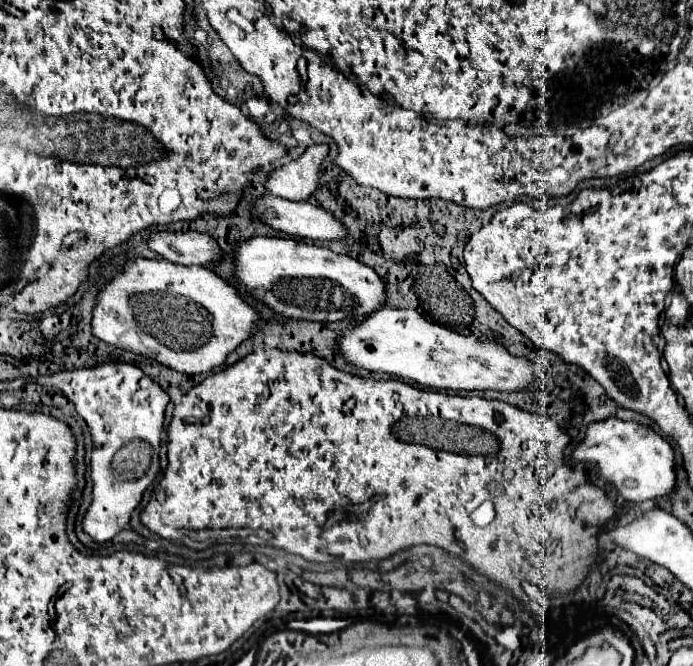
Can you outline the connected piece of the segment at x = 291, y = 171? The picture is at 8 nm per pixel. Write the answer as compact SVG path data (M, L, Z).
M327 144L309 146L297 160L291 160L271 172L265 188L269 194L287 200L309 200L309 196L321 186L323 160L329 154Z

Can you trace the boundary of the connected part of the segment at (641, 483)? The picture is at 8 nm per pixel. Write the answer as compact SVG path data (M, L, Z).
M619 418L593 422L587 428L585 440L573 450L573 462L597 468L597 474L629 502L673 496L677 490L675 450L651 426L639 422L625 422Z

